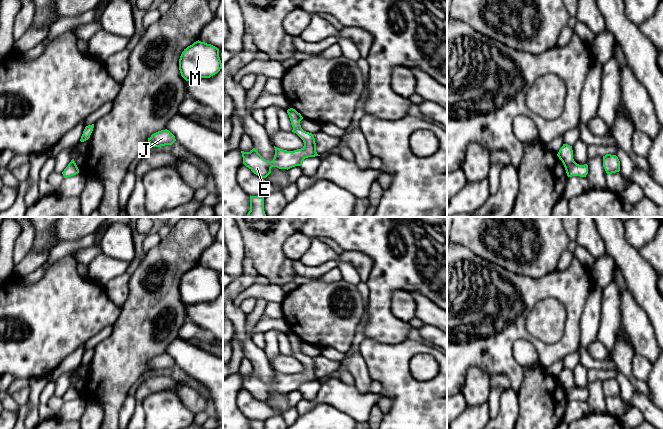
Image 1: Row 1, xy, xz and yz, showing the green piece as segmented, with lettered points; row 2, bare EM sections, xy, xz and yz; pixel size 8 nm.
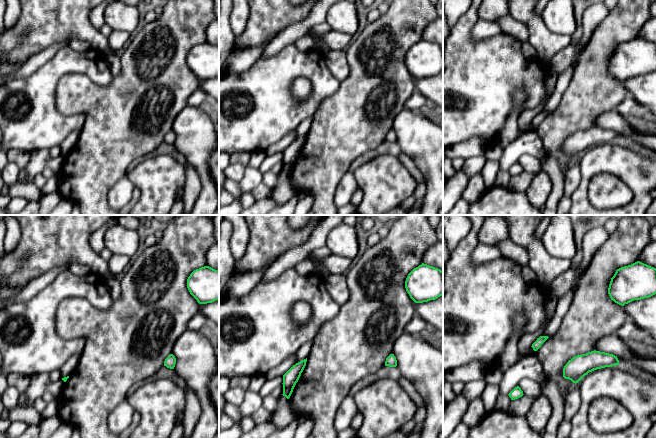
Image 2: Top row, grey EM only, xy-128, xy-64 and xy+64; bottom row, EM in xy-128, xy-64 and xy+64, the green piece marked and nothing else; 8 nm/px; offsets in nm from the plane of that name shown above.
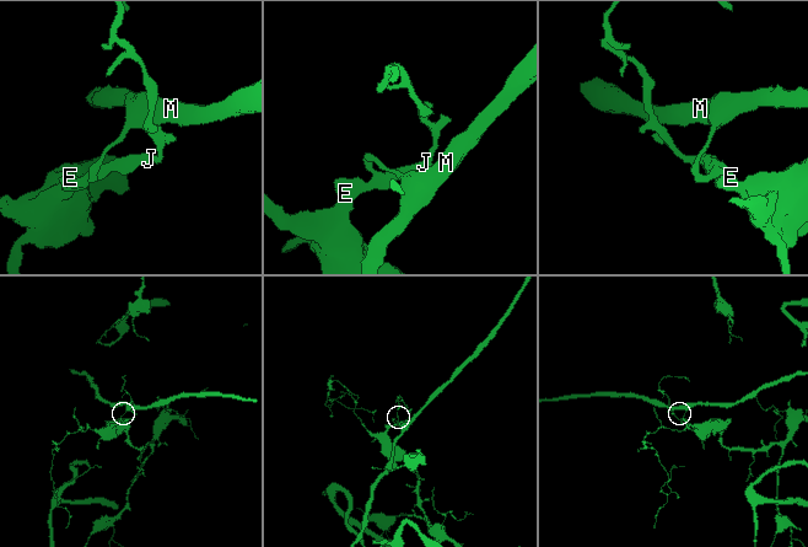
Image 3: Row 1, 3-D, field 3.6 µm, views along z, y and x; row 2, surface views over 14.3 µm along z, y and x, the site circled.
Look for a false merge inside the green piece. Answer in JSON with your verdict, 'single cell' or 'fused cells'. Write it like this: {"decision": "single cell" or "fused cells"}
{"decision": "fused cells"}

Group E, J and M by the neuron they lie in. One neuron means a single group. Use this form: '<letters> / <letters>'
E J / M

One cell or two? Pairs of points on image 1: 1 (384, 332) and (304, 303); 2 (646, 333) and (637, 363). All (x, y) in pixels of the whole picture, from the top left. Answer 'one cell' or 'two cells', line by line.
1: two cells
2: two cells

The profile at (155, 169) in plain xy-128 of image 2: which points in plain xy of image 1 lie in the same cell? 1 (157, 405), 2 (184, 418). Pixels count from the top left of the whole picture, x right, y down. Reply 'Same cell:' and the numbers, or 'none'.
Same cell: 1, 2

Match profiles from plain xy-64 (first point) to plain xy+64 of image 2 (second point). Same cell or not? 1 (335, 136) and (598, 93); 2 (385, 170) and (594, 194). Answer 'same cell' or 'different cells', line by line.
1: same cell
2: same cell

